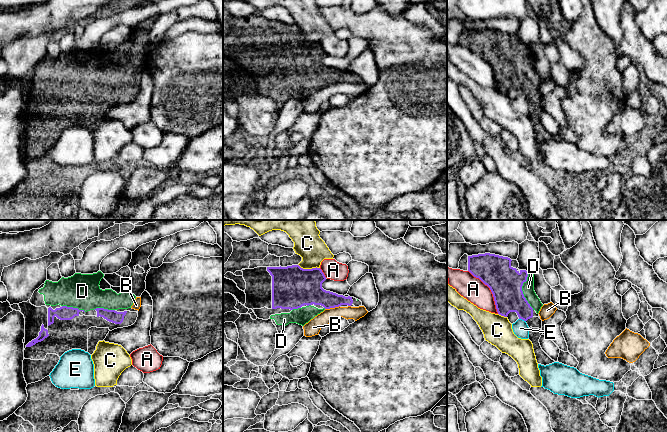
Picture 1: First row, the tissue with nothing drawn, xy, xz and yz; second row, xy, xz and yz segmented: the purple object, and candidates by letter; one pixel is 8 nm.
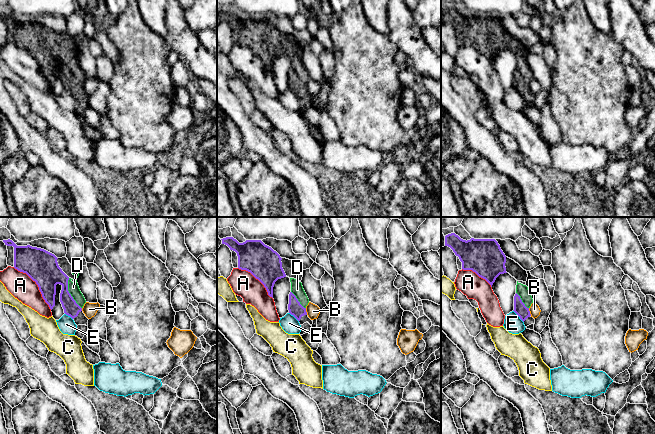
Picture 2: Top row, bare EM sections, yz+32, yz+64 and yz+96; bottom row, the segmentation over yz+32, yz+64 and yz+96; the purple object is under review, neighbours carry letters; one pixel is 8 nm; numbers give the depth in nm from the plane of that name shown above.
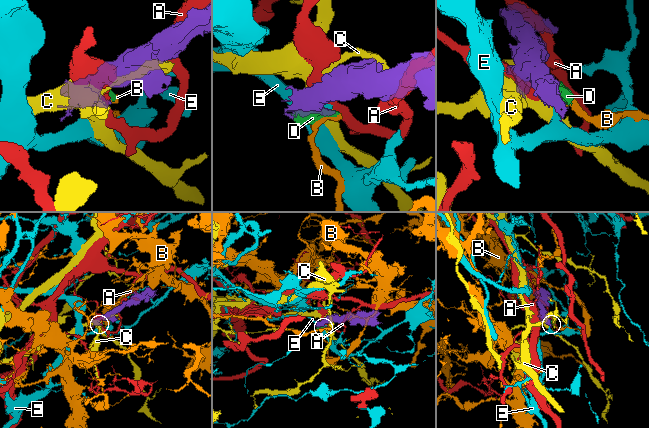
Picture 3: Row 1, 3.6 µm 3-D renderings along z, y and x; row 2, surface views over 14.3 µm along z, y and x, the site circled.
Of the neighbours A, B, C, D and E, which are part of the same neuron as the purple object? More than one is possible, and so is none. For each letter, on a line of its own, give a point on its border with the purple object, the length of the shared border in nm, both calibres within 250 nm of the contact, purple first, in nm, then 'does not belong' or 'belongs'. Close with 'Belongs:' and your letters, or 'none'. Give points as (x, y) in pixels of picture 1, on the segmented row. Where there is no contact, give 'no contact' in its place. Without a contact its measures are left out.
A: meets purple in yz at (490, 289); contact 420 nm long; 280 nm thick on the purple side, 190 nm on the other; does not belong
B: meets purple in xz at (332, 307); contact 120 nm long; 240 nm thick on the purple side, 120 nm on the other; does not belong
C: meets purple in xz at (309, 269); contact 180 nm long; 340 nm thick on the purple side, 220 nm on the other; does not belong
D: meets purple in yz at (521, 290); contact 320 nm long; 280 nm thick on the purple side, 100 nm on the other; belongs
E: meets purple in yz at (522, 319); contact 60 nm long; 240 nm thick on the purple side, 130 nm on the other; does not belong
Belongs: D

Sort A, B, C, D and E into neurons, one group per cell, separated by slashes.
A / B / C / D / E

